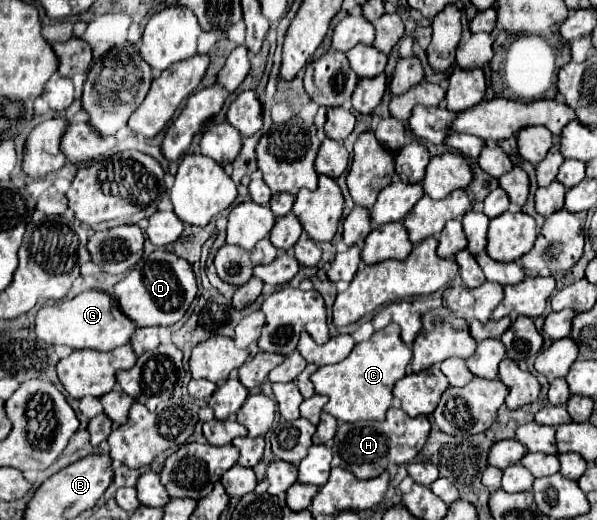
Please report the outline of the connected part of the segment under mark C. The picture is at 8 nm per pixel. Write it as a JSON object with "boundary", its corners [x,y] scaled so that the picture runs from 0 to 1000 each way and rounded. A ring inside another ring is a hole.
{"boundary":[[[660,619],[633,635],[613,658],[600,658],[593,673],[570,696],[539,704],[523,719],[529,758],[549,762],[543,792],[573,812],[600,808],[643,808],[647,788],[657,781],[657,746],[663,731],[680,723],[680,704],[690,692],[690,673],[670,650],[670,627]]]}

